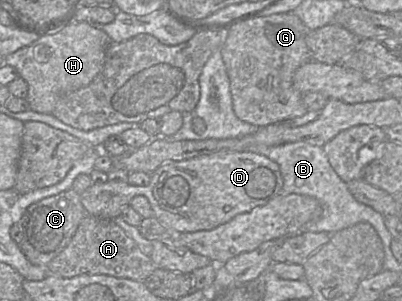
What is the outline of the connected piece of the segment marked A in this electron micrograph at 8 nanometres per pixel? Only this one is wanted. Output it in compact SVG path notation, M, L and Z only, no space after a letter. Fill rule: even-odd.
M86 215L79 223L69 244L48 264L47 268L48 274L66 278L82 274L104 274L144 281L157 267L113 220Z

